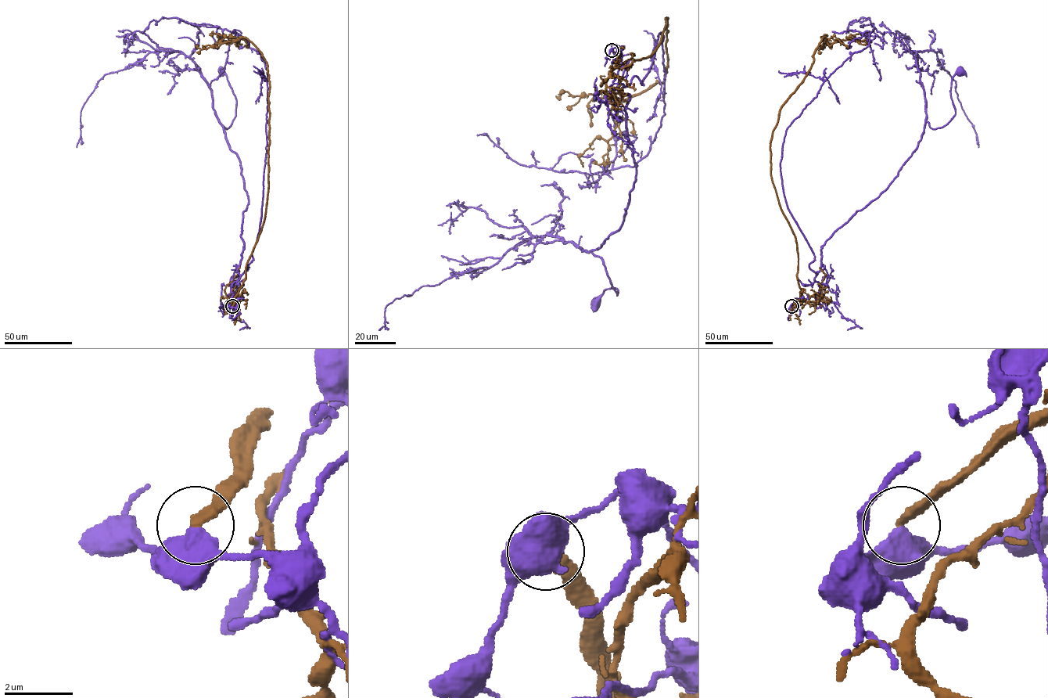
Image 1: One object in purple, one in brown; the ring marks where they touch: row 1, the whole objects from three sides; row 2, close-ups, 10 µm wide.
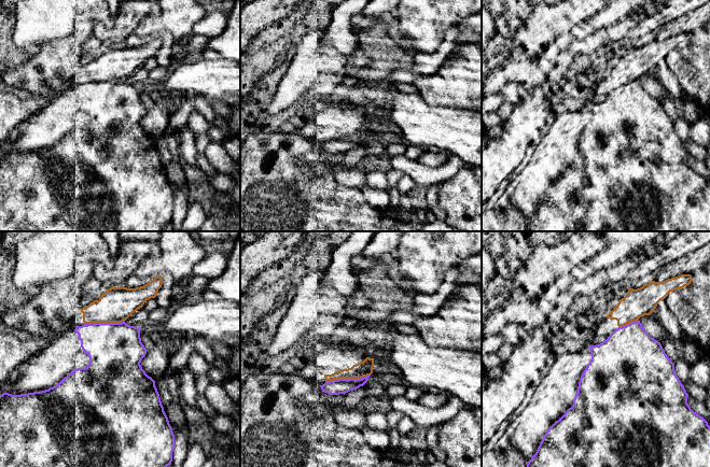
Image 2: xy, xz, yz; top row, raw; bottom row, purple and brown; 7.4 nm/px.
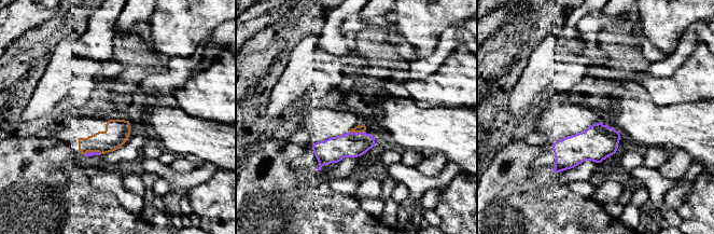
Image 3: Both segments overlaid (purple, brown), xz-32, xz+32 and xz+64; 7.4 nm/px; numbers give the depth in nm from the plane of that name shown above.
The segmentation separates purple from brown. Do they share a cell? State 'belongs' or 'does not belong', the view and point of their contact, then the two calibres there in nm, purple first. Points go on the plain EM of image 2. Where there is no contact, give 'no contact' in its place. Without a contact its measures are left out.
does not belong | xz (347, 138) | 110/120 nm

